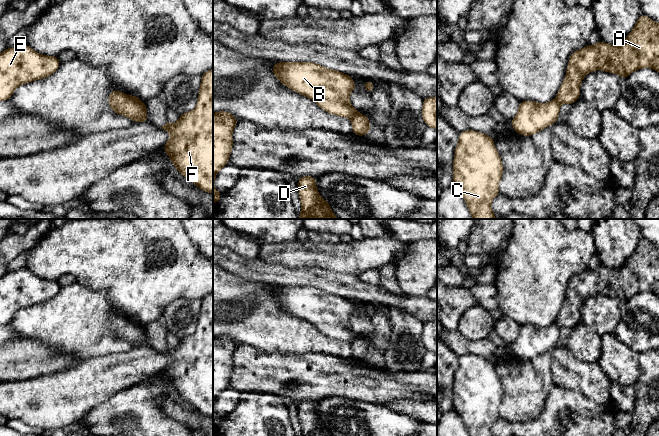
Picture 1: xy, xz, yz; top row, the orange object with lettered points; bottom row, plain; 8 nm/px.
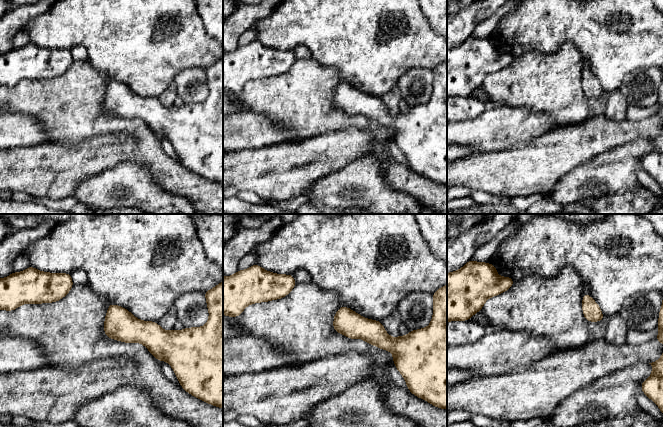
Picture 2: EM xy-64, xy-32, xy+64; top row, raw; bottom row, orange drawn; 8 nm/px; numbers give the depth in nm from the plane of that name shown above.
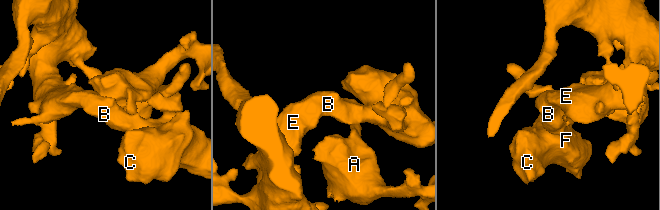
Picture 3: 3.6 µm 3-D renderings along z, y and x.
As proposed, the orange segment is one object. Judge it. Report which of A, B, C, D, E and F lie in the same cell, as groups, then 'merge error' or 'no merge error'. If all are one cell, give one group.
A D / B C E F | merge error

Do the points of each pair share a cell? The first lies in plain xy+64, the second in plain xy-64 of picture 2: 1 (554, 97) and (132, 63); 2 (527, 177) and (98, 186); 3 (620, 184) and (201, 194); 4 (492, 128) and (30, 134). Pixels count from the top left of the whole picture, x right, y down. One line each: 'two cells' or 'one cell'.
1: two cells
2: two cells
3: two cells
4: one cell

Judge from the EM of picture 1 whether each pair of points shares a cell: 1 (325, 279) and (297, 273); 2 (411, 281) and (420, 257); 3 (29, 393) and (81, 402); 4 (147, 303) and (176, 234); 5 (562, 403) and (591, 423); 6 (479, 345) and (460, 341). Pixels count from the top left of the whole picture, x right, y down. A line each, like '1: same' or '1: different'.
1: same
2: same
3: same
4: same
5: same
6: same

